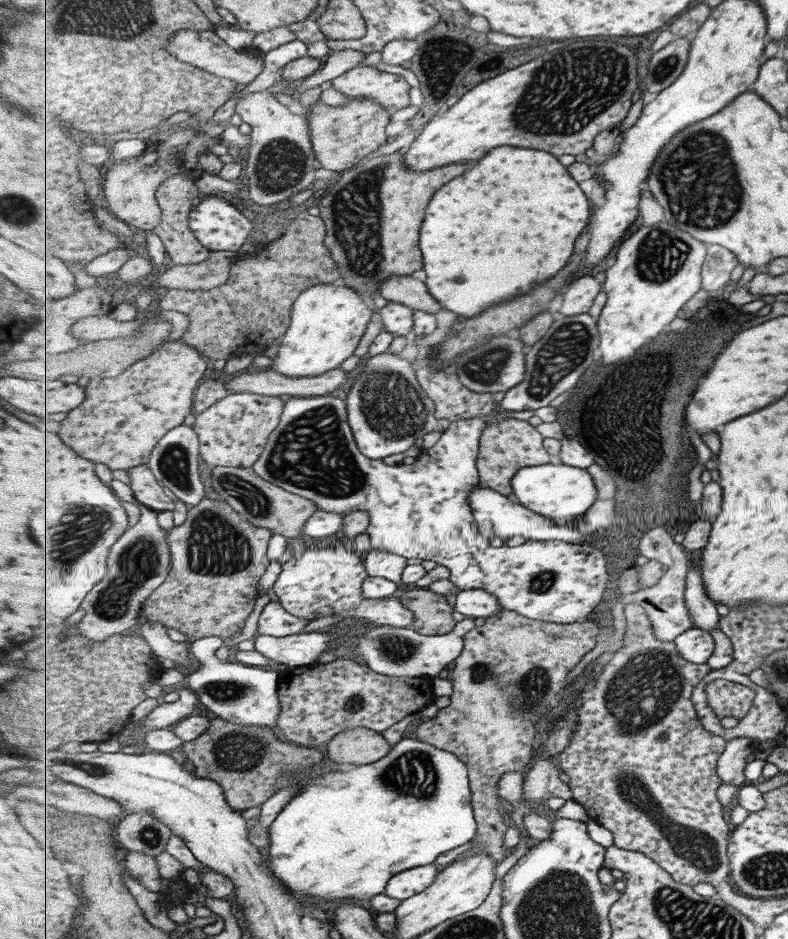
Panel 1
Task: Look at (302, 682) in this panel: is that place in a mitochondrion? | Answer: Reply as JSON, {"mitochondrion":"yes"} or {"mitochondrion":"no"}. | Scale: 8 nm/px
{"mitochondrion":"no"}

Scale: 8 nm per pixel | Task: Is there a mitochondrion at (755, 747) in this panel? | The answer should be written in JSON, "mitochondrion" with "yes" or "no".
{"mitochondrion":"no"}

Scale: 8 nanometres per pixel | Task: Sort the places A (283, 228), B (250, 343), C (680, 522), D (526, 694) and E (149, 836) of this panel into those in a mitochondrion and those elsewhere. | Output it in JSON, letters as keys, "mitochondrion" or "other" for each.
{"A":"other","B":"other","C":"other","D":"mitochondrion","E":"mitochondrion"}

